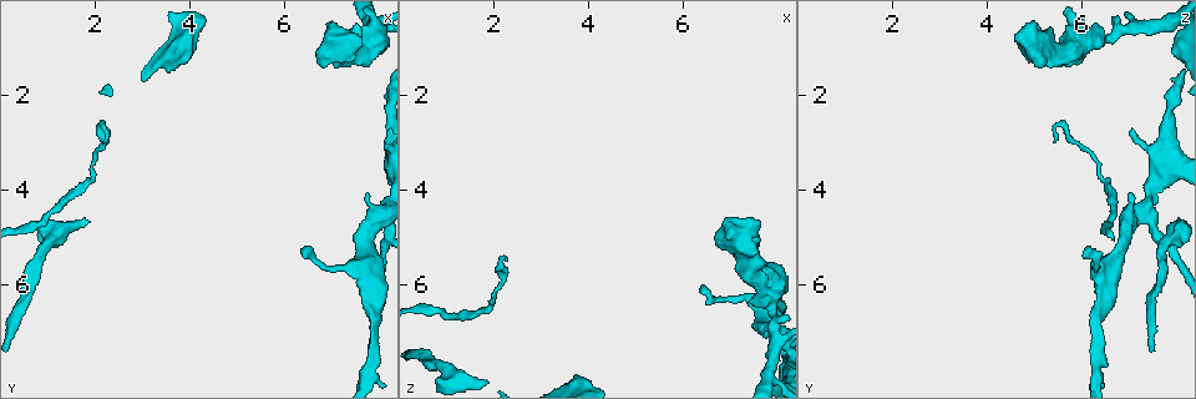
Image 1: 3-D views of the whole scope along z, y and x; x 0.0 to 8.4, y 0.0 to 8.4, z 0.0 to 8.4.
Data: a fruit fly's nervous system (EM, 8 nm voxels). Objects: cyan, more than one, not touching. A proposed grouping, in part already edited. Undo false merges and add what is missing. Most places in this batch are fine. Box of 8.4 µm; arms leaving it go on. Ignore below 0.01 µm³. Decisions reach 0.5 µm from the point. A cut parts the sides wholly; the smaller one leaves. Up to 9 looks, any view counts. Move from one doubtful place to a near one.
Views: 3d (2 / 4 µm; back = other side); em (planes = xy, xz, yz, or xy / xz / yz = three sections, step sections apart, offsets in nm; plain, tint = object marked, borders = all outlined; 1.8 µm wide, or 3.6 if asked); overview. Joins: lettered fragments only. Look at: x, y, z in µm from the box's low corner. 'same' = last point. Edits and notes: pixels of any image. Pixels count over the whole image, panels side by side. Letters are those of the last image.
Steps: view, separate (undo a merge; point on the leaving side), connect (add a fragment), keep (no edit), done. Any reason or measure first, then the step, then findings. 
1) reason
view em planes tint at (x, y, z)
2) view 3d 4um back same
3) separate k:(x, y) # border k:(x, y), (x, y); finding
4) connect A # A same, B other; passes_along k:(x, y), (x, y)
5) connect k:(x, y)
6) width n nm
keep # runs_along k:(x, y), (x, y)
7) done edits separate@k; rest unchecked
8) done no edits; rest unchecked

an open end
view 3d 2um at (2.15, 2.65, 5.35)

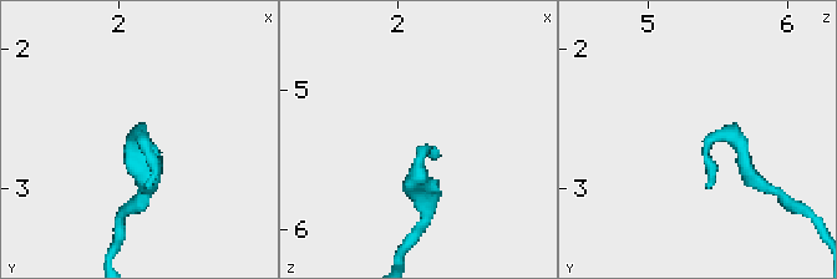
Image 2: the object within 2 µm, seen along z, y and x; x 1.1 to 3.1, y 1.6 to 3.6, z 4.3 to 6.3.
view em planes borders at (2.12, 2.66, 5.38)

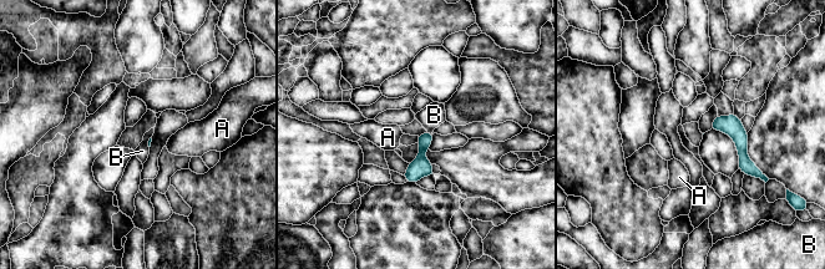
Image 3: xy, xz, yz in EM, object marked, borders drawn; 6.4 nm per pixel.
longest_contact B 30 nm
keep # A other, B other; none of them fits

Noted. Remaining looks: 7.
branch stops here
view em planes borders at (7.70, 4.10, 7.05)

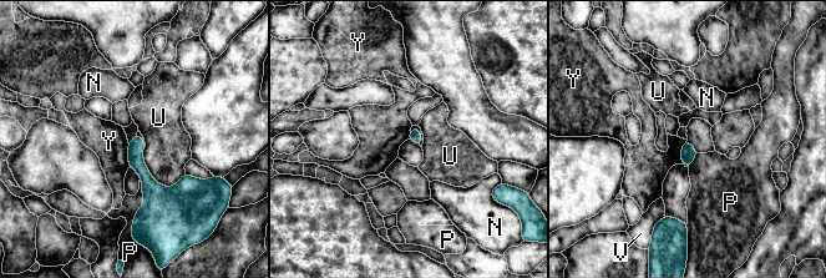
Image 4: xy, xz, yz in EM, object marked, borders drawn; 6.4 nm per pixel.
keep # N other, P other, U other, V other, Y other; border 4:(127, 143), (127, 163), (130, 167); no lettered fragment goes on from it

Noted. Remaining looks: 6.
thick end
view 3d 2um at (6.80, 1.40, 5.20)

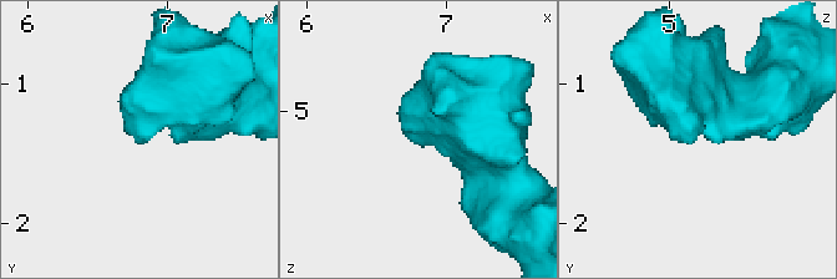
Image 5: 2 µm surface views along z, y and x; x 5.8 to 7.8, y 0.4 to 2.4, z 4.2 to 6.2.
shape alone is not enough
view em planes borders at (6.80, 1.42, 5.18)

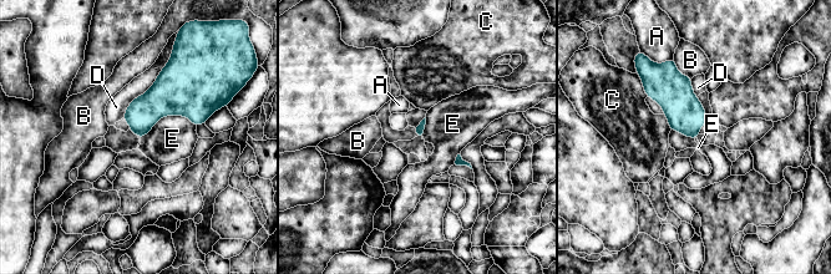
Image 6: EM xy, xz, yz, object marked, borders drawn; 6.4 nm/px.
keep # A other, B other, C other, D other, E other; border 6:(196, 125), (163, 116), (141, 138); none of them fits

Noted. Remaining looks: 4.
sharp bend
view 3d 2um back at (7.90, 0.60, 6.80)

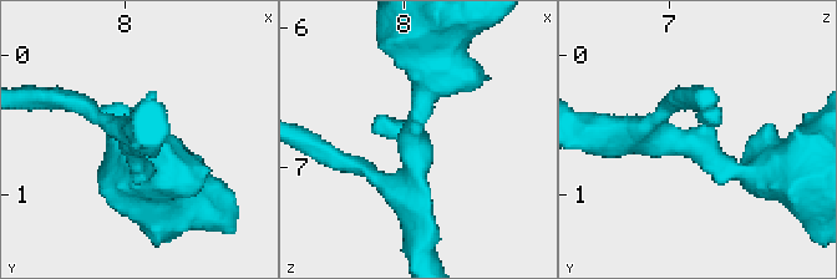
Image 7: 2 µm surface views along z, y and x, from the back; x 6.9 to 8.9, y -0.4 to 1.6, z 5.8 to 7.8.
view em 3.6um xz step 8 plain at (7.96, 0.64, 6.78)

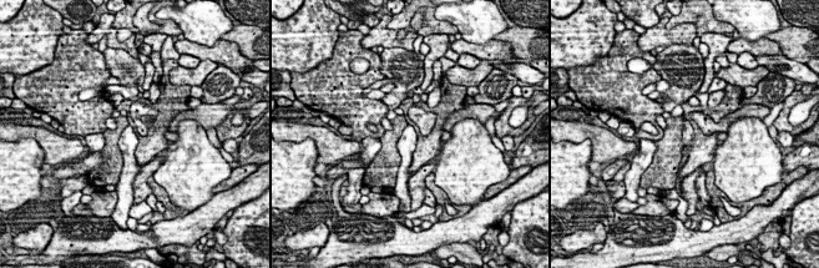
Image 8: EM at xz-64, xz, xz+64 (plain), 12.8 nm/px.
see the neighbours
view em 3.6um xz step 8 borders same

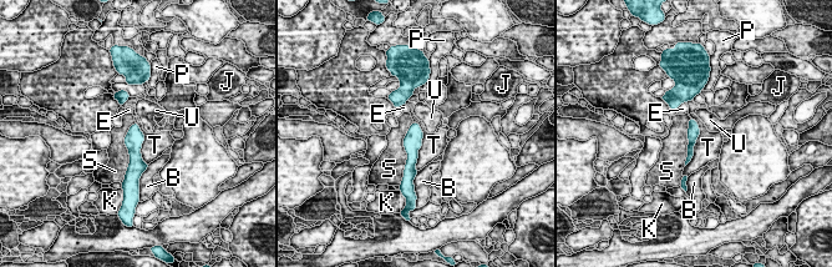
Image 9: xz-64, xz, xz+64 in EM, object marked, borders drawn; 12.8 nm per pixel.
longest_contact S 700 nm
keep # B other, E other, J other, K other, P other, S other, T other, U other; continuous, no second cell

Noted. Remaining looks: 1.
done no edits; rest unchecked

